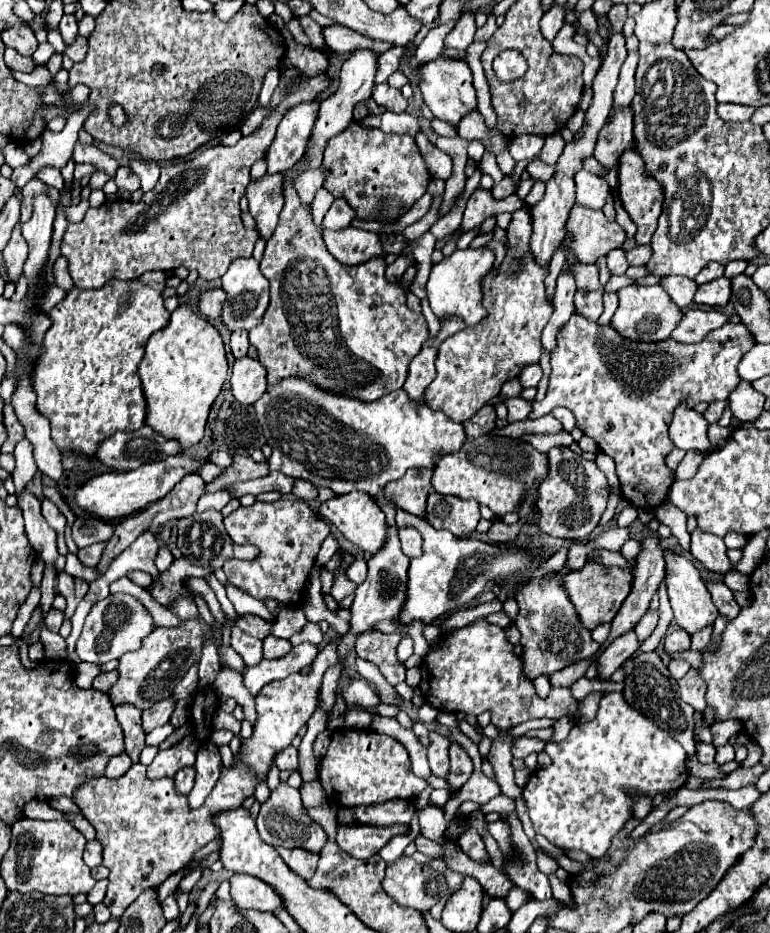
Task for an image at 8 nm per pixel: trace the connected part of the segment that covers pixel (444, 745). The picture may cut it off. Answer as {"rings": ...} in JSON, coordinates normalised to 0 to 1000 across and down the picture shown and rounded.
{"rings":[[[558,785],[556,789],[558,789],[558,800],[556,800],[556,817],[558,817],[558,825],[561,825],[564,832],[582,834],[582,830],[584,830],[584,794],[569,785]]]}

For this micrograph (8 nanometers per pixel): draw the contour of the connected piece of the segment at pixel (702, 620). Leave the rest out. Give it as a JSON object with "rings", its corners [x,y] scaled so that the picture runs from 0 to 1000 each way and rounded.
{"rings":[[[865,592],[865,626],[868,626],[870,647],[875,654],[875,665],[894,680],[904,680],[904,677],[914,675],[917,671],[925,671],[927,665],[935,660],[935,656],[930,654],[930,650],[925,645],[919,630],[914,628],[912,620],[904,611],[904,607],[896,600],[891,600],[888,596]]]}

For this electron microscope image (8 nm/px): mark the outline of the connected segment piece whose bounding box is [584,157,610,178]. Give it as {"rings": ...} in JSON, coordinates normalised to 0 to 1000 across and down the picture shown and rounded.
{"rings":[[[771,168],[760,171],[758,181],[774,189],[782,189],[782,191],[787,191],[787,186],[792,184],[792,180],[782,179],[782,177]]]}

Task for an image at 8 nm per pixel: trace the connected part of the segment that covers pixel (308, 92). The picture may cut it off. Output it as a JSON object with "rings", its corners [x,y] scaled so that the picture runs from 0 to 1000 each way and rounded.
{"rings":[[[392,79],[390,90],[377,94],[374,105],[356,116],[356,120],[340,131],[338,139],[317,146],[312,154],[306,156],[275,156],[262,163],[257,163],[252,169],[216,178],[210,180],[205,197],[190,206],[190,210],[174,219],[166,214],[151,214],[151,217],[138,217],[130,223],[114,223],[112,232],[106,238],[91,238],[79,260],[79,272],[88,279],[90,294],[96,305],[106,311],[112,309],[130,309],[140,300],[153,298],[153,300],[171,300],[184,296],[192,289],[229,289],[231,285],[242,285],[244,289],[255,289],[260,298],[265,300],[281,300],[288,298],[301,279],[306,277],[322,277],[327,274],[330,259],[335,255],[332,247],[319,247],[312,234],[312,212],[319,208],[319,199],[325,197],[325,178],[345,165],[351,159],[358,135],[366,129],[369,120],[390,109],[408,107],[413,99],[418,99],[429,86],[418,79],[410,84],[397,84]]]}

